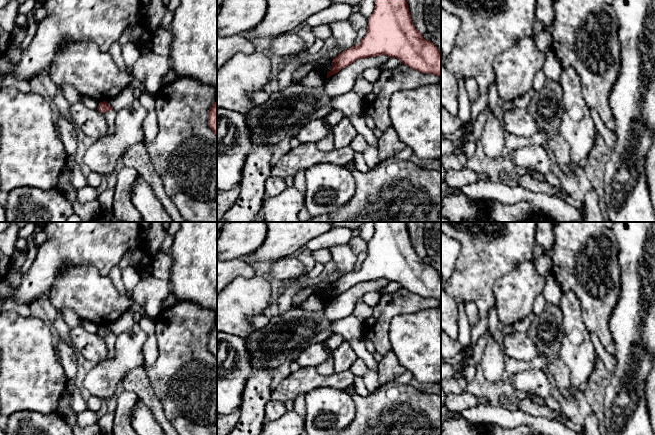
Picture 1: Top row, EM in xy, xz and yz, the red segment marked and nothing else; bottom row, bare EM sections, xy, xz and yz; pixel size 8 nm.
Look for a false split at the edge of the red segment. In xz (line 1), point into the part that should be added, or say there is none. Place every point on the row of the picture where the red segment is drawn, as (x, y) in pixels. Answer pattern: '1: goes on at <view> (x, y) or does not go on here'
1: does not go on here

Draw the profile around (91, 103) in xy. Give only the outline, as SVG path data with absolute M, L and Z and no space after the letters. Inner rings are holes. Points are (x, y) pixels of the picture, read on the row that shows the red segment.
M81 95L81 103L92 110L97 110L100 102L88 96Z

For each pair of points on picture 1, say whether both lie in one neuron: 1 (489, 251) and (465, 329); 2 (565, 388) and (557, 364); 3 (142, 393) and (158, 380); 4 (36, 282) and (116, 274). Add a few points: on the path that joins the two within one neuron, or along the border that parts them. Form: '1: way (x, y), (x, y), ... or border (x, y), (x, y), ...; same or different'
1: border (471, 326), (471, 341), (464, 347); different
2: way (562, 382), (559, 370); same
3: border (142, 367), (162, 406); different
4: border (117, 263), (107, 274); different

